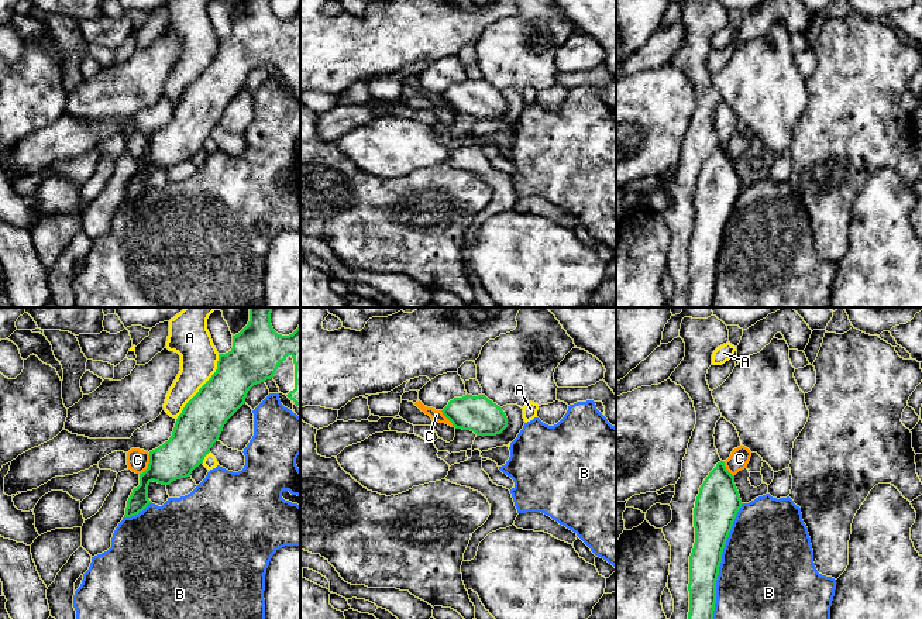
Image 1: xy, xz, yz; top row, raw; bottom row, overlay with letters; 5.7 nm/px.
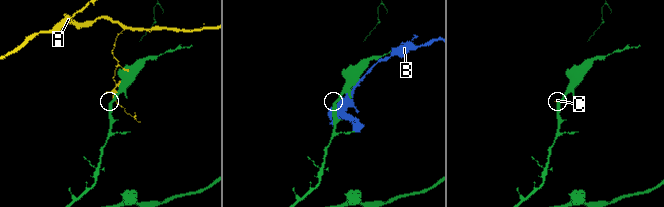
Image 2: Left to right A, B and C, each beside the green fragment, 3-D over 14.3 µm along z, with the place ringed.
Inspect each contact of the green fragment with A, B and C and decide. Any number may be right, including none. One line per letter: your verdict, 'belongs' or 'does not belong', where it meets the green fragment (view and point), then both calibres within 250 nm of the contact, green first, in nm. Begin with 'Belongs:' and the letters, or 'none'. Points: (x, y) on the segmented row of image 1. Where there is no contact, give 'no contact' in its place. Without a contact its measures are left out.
Belongs: none
A: does not belong; meets green in xy at (203, 385); 260 nm thick on the green side, 220 nm on the other
B: does not belong; meets green in yz at (721, 561); 220 nm thick on the green side, 500 nm on the other
C: does not belong; meets green in xy at (148, 464); 240 nm thick on the green side, 130 nm on the other

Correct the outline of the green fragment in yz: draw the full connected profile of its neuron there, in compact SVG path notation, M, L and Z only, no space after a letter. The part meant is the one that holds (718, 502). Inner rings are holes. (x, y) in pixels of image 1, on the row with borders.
M723 461L718 462L701 485L694 508L688 619L713 619L722 553L742 505L734 475Z

